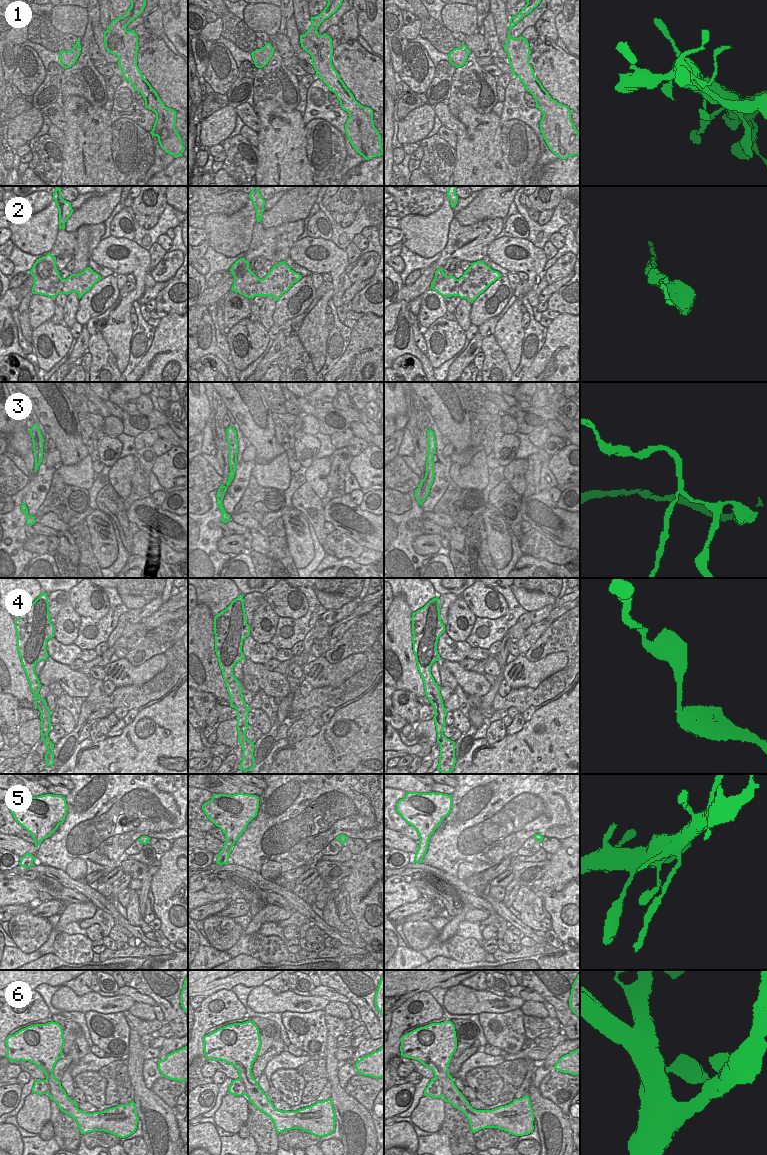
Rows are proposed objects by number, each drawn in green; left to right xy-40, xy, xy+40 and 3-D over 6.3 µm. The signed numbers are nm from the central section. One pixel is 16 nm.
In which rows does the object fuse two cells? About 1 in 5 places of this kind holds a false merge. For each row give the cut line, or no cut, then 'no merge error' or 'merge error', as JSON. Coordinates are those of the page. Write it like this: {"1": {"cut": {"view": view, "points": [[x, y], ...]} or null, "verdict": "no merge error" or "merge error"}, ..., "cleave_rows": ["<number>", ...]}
{"1": {"cut": null, "verdict": "no merge error"}, "2": {"cut": null, "verdict": "no merge error"}, "3": {"cut": {"view": "xy", "points": [[217, 498], [221, 500]]}, "verdict": "merge error"}, "4": {"cut": null, "verdict": "no merge error"}, "5": {"cut": {"view": "xy", "points": [[217, 826], [220, 825], [227, 832], [231, 833], [233, 844]]}, "verdict": "merge error"}, "6": {"cut": null, "verdict": "no merge error"}, "cleave_rows": ["3", "5"]}

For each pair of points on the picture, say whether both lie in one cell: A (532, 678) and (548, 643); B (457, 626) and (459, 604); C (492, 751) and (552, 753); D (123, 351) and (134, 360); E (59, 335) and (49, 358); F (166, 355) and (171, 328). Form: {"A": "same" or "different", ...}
{"A": "different", "B": "same", "C": "same", "D": "different", "E": "same", "F": "same"}

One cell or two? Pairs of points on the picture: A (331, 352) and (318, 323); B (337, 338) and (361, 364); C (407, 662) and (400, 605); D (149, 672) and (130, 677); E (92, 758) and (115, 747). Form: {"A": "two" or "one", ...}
{"A": "two", "B": "two", "C": "one", "D": "one", "E": "one"}

